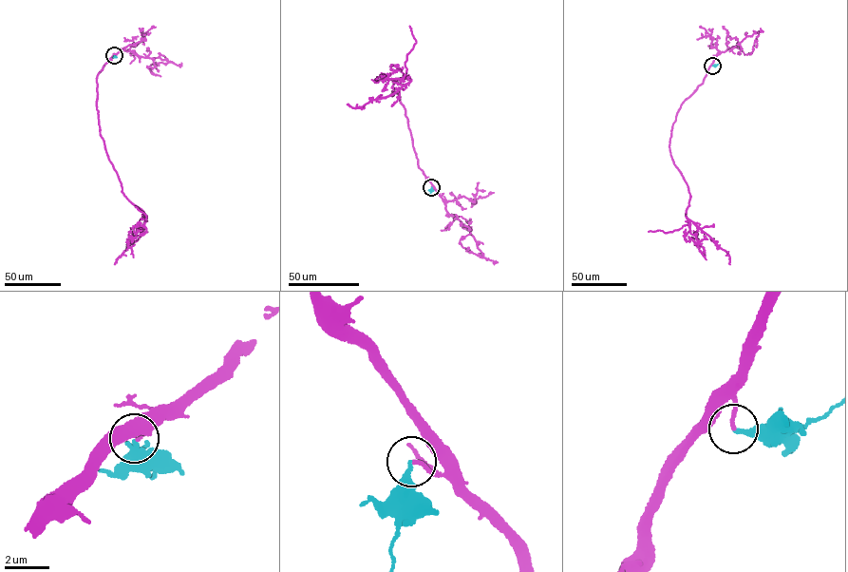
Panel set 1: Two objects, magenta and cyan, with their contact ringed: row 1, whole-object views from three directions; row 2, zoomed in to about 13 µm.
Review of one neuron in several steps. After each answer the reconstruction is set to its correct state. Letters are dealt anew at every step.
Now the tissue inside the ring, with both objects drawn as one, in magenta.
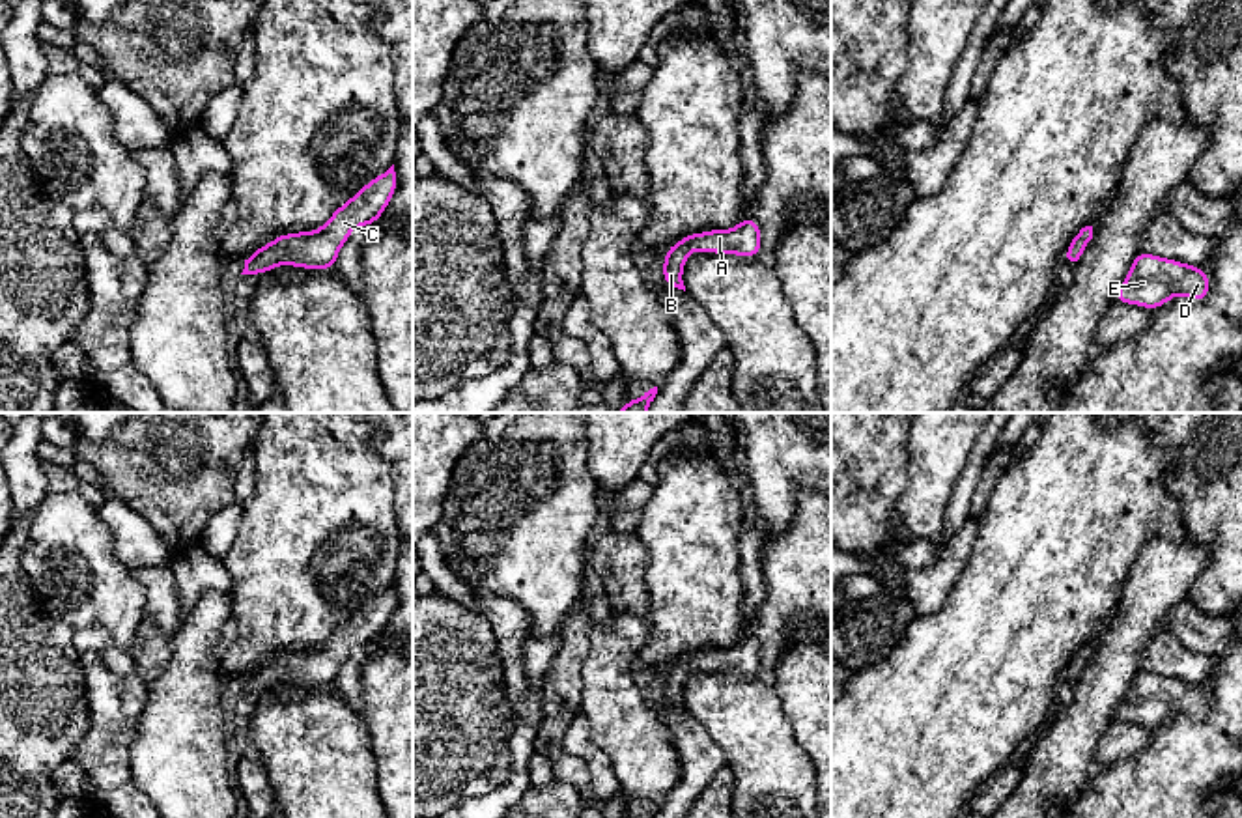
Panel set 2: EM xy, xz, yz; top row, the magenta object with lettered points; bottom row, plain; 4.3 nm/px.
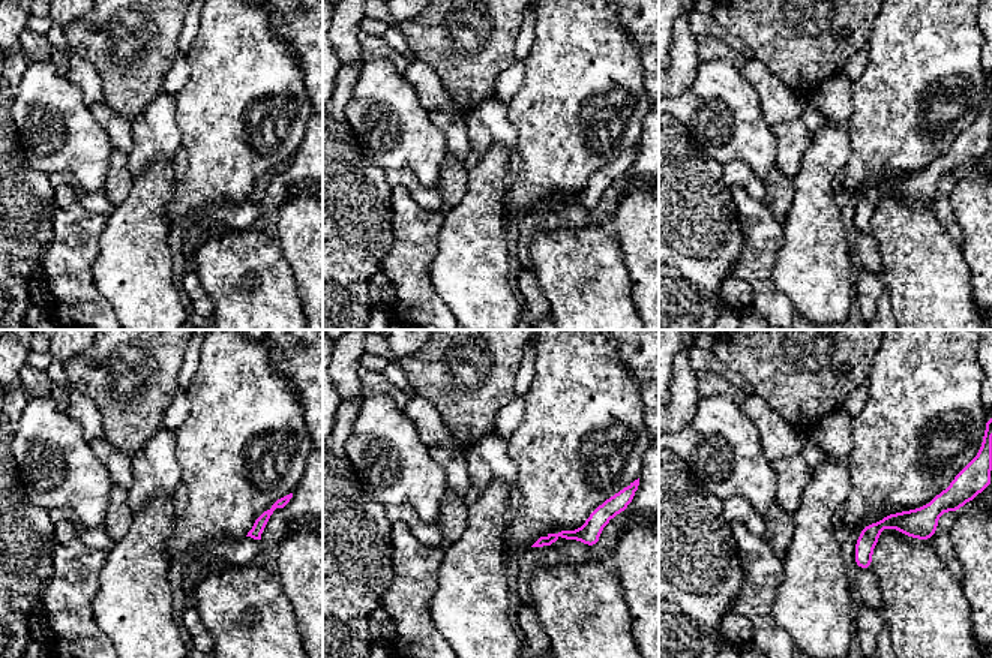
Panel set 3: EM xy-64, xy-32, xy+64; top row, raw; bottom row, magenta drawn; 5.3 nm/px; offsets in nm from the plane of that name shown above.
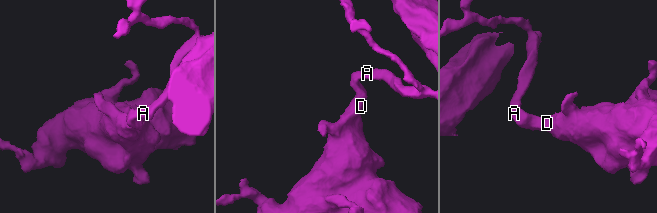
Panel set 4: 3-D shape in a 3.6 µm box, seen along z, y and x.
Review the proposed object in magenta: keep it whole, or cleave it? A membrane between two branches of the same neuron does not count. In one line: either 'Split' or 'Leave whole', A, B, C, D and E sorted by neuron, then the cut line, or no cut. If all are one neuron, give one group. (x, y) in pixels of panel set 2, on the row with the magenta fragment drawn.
Leave whole. Groups: A B C D E. No split

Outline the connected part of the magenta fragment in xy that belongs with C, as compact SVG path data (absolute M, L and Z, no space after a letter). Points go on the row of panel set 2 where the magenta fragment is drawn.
M394 164L368 181L314 232L276 235L245 260L241 275L263 275L284 263L303 269L334 269L336 258L357 226L372 226L398 189Z

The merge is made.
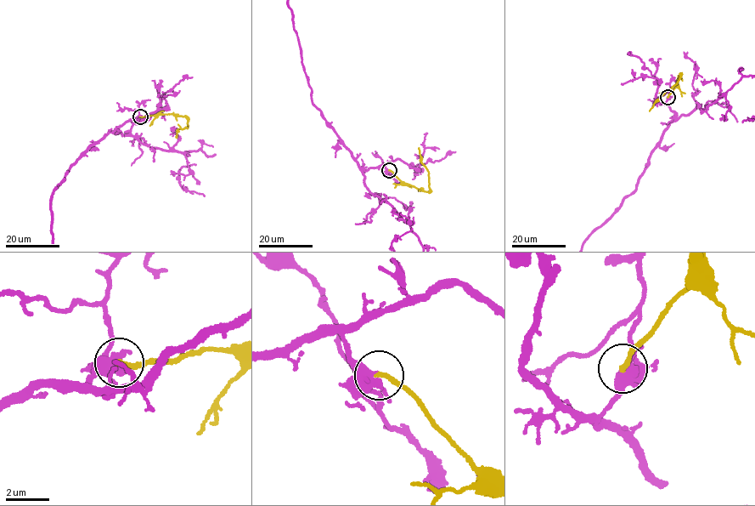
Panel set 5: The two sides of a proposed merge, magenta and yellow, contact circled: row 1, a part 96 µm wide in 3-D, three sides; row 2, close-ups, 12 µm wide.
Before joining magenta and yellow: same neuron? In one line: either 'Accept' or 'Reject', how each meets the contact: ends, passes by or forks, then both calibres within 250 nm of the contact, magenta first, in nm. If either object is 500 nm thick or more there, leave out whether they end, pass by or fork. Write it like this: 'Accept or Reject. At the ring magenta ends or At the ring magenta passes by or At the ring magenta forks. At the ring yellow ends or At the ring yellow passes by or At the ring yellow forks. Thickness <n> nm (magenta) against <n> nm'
Accept. At the ring magenta passes by. At the ring yellow ends. Thickness 440 nm (magenta) against 240 nm

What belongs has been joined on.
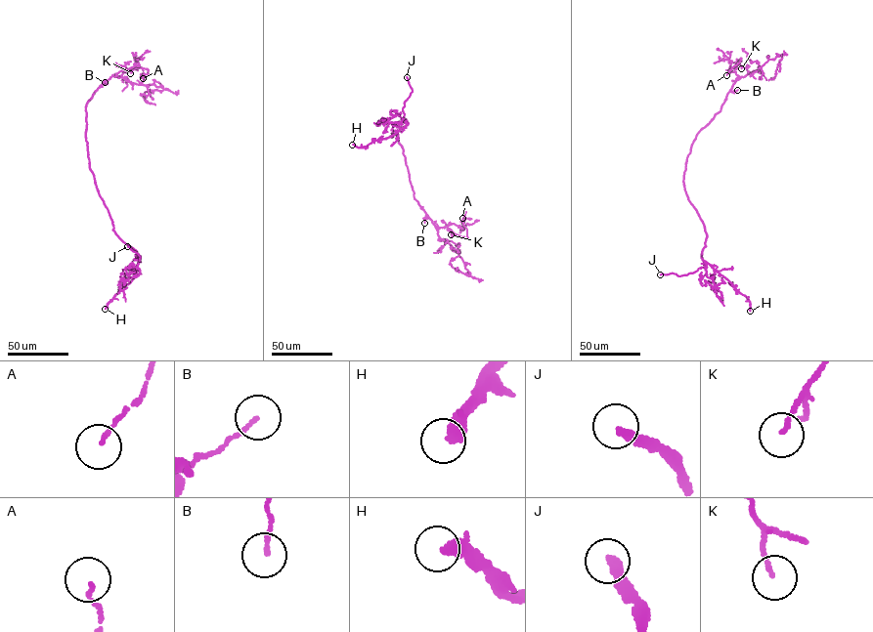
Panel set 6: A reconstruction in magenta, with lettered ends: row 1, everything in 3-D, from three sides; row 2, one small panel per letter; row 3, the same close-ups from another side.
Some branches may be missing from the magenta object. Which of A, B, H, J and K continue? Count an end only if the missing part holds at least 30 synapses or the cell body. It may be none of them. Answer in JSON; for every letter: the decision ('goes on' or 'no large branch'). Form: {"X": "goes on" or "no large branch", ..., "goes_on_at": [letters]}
{"A": "no large branch", "B": "no large branch", "H": "goes on", "J": "goes on", "K": "no large branch", "goes_on_at": ["H", "J"]}

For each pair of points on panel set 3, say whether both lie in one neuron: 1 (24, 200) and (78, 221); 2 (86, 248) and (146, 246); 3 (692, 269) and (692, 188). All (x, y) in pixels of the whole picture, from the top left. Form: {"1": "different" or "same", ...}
{"1": "different", "2": "different", "3": "same"}

